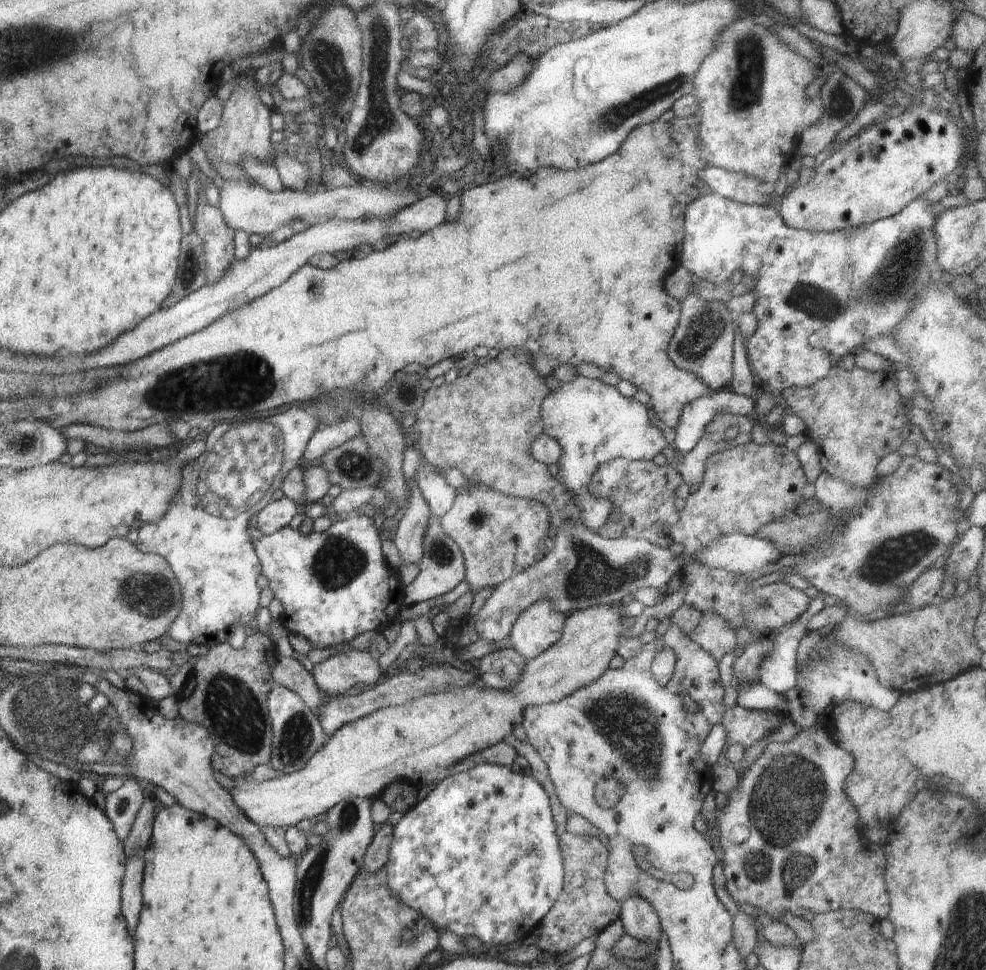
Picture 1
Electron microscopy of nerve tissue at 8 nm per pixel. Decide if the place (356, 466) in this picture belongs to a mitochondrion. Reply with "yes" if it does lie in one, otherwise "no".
yes

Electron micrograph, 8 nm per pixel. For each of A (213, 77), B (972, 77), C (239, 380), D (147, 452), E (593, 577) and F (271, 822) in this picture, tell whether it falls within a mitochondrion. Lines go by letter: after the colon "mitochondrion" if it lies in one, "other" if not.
A: other
B: other
C: mitochondrion
D: other
E: mitochondrion
F: other

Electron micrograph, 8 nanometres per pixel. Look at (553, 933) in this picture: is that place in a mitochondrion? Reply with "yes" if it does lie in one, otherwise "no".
no

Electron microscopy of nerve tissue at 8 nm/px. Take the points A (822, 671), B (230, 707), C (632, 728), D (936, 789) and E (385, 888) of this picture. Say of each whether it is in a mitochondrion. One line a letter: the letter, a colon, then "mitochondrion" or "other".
A: mitochondrion
B: mitochondrion
C: mitochondrion
D: other
E: other

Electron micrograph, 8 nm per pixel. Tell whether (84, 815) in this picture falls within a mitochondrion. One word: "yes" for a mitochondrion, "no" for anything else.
no

